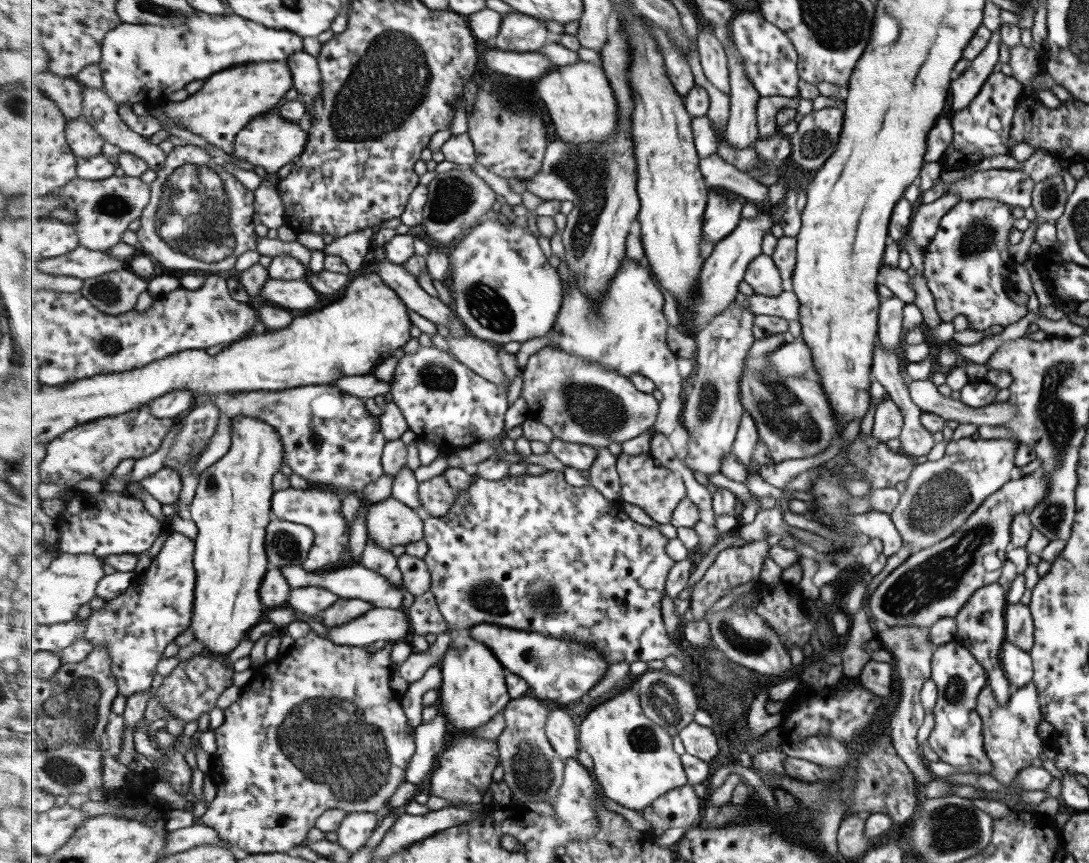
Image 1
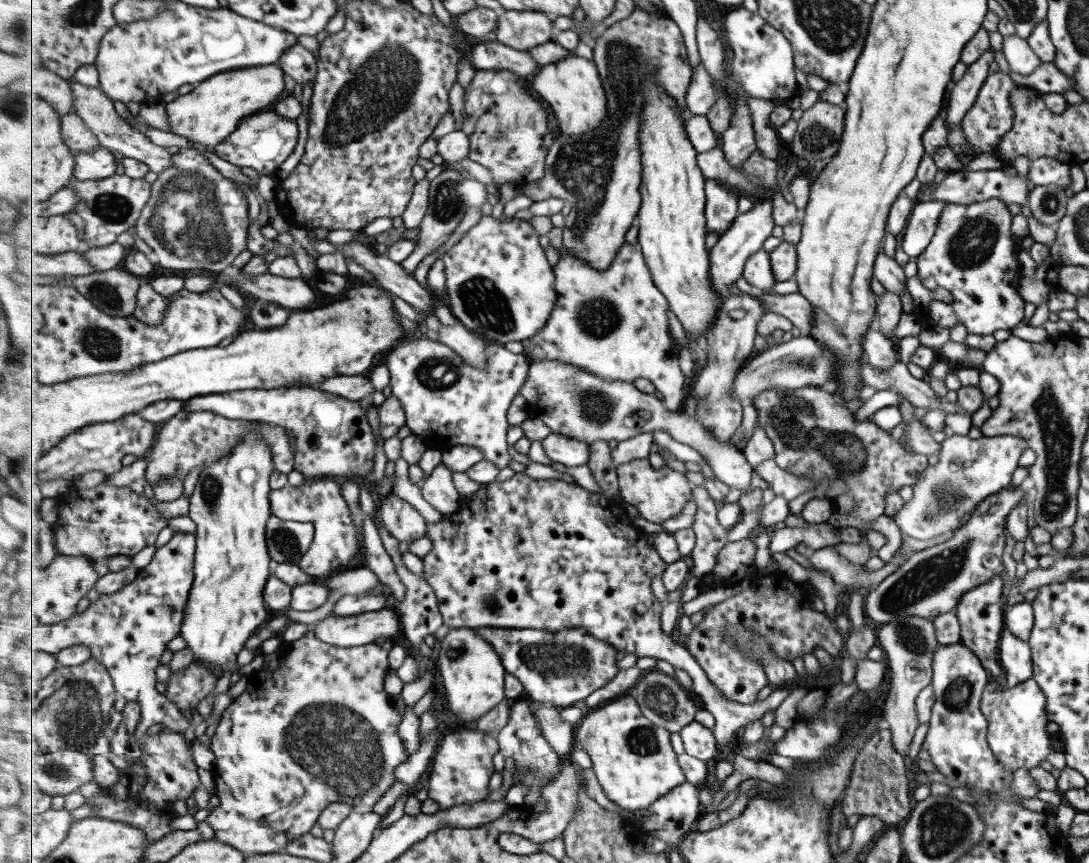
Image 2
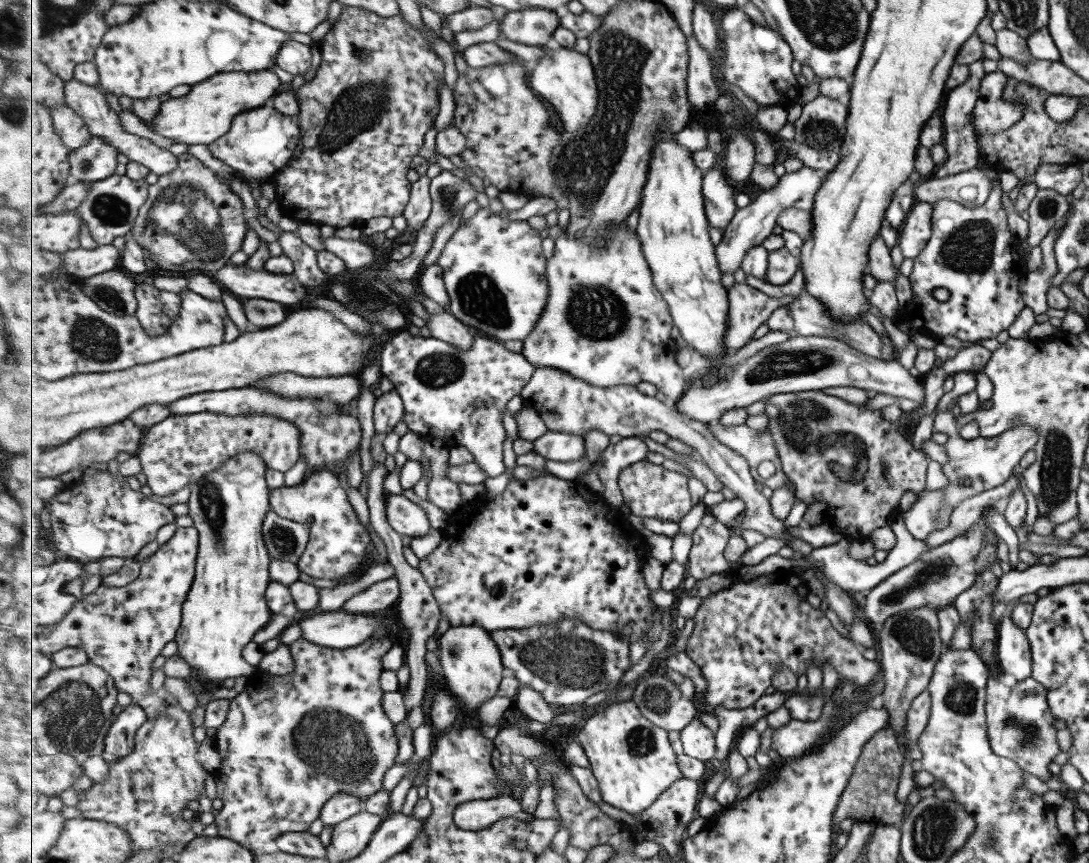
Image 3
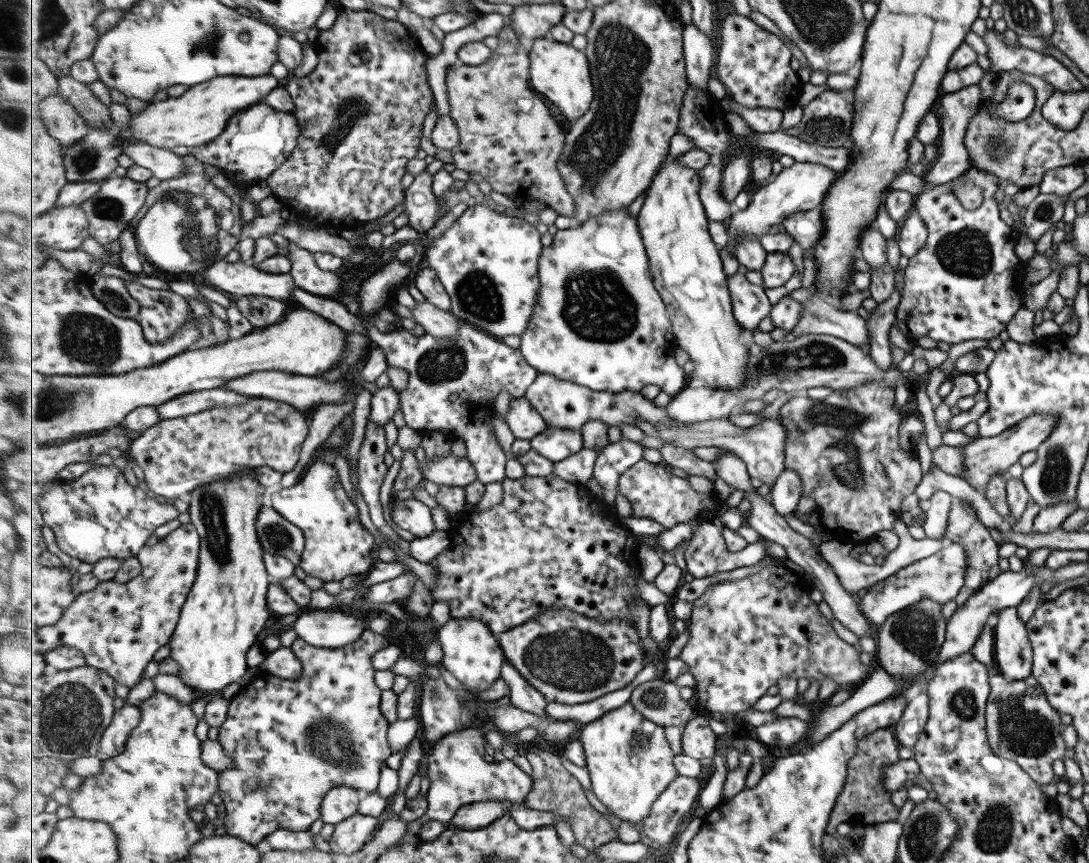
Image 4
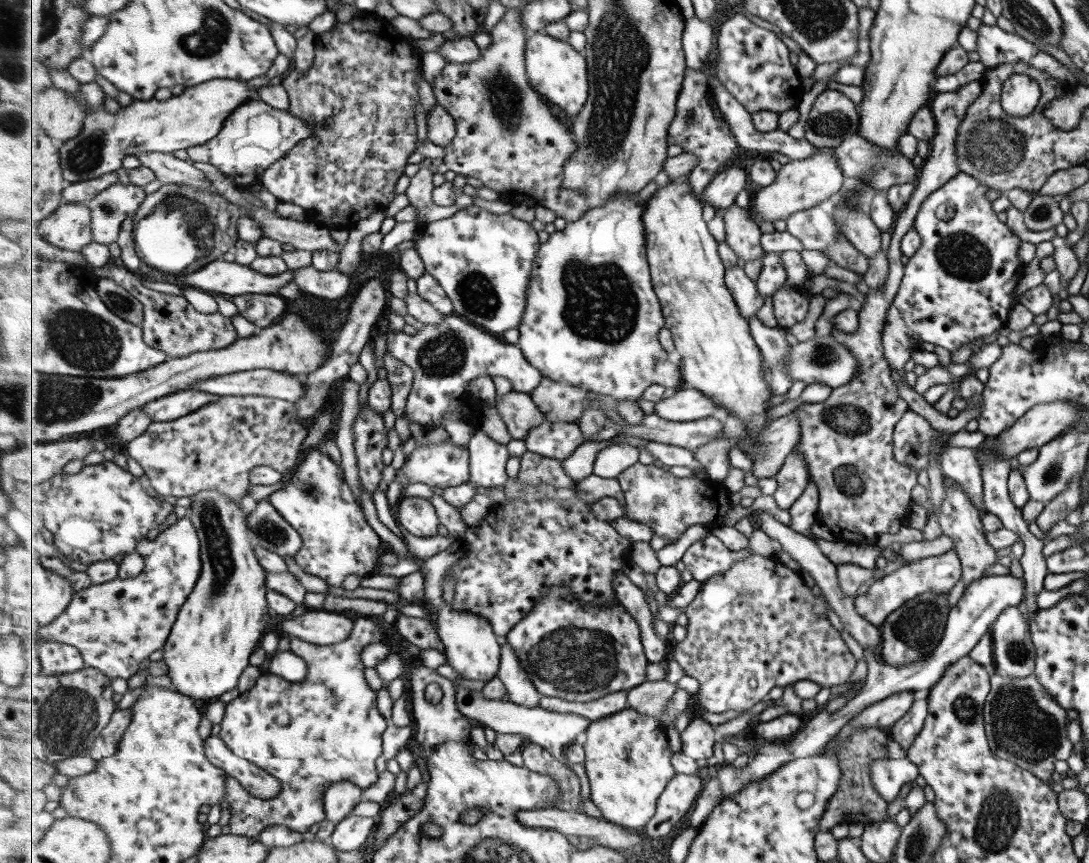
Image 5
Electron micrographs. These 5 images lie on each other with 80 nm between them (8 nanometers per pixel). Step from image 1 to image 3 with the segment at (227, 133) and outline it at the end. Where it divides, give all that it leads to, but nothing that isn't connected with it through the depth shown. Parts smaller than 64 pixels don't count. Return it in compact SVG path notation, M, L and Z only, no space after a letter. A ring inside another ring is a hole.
M275 70L263 72L229 72L213 76L212 79L205 80L204 83L193 85L190 91L183 97L171 98L161 104L159 116L154 120L153 125L148 128L151 132L159 134L164 138L172 140L172 144L196 145L203 144L211 146L225 137L231 131L237 116L241 114L271 104L271 100L282 89L286 88L279 82L279 76Z

